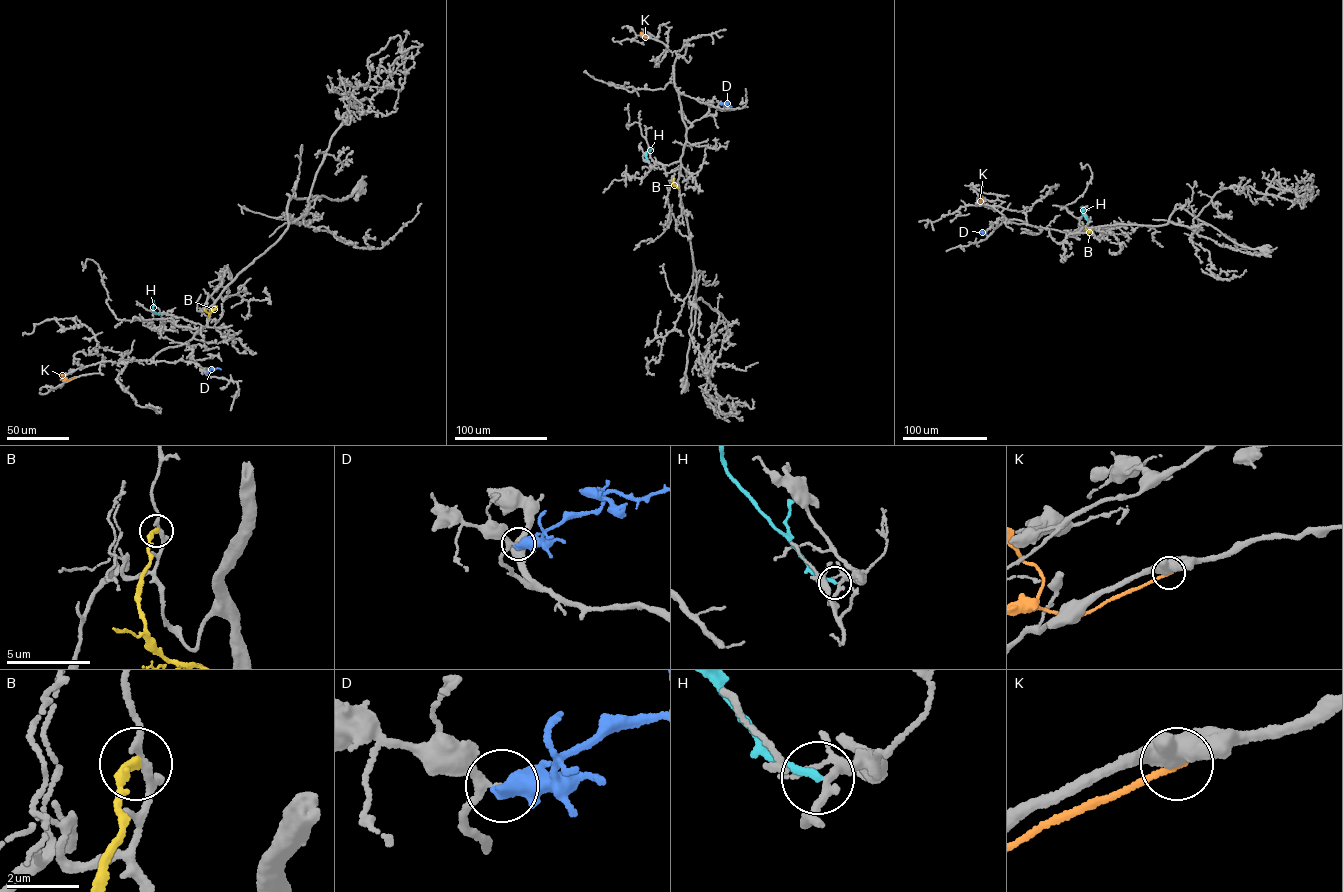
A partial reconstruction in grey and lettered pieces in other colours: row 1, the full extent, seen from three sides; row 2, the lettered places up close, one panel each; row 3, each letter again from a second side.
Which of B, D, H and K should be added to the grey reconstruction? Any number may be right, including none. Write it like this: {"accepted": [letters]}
{"accepted": []}

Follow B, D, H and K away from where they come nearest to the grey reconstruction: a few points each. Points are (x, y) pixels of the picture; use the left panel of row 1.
B: (204, 309), (209, 313), (216, 306)
D: (206, 372), (213, 368), (221, 369)
H: (160, 313), (153, 311), (154, 300)
K: (74, 378), (66, 381), (61, 374)

